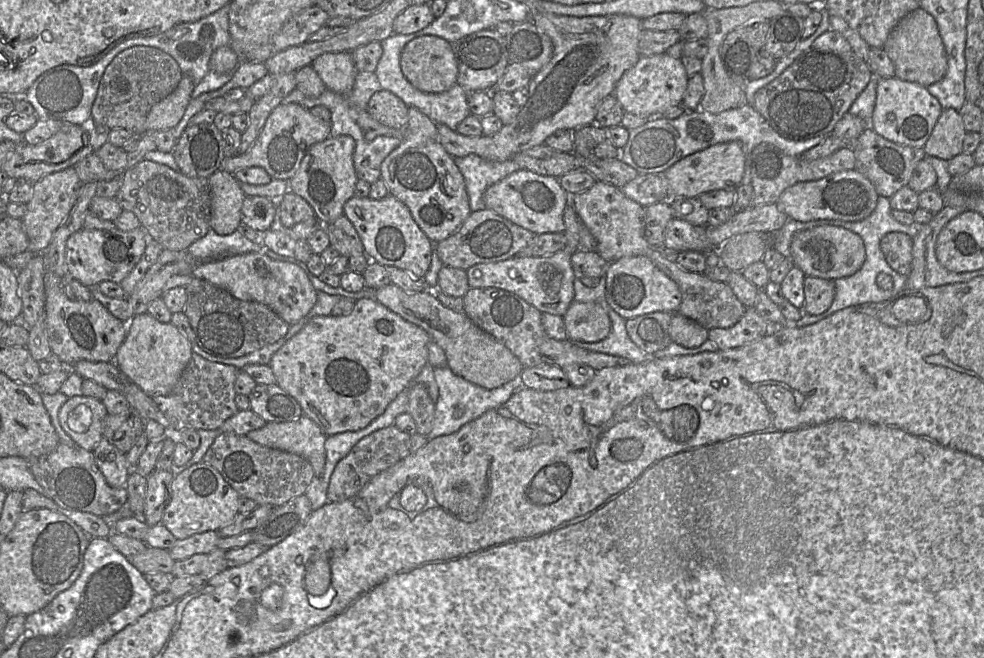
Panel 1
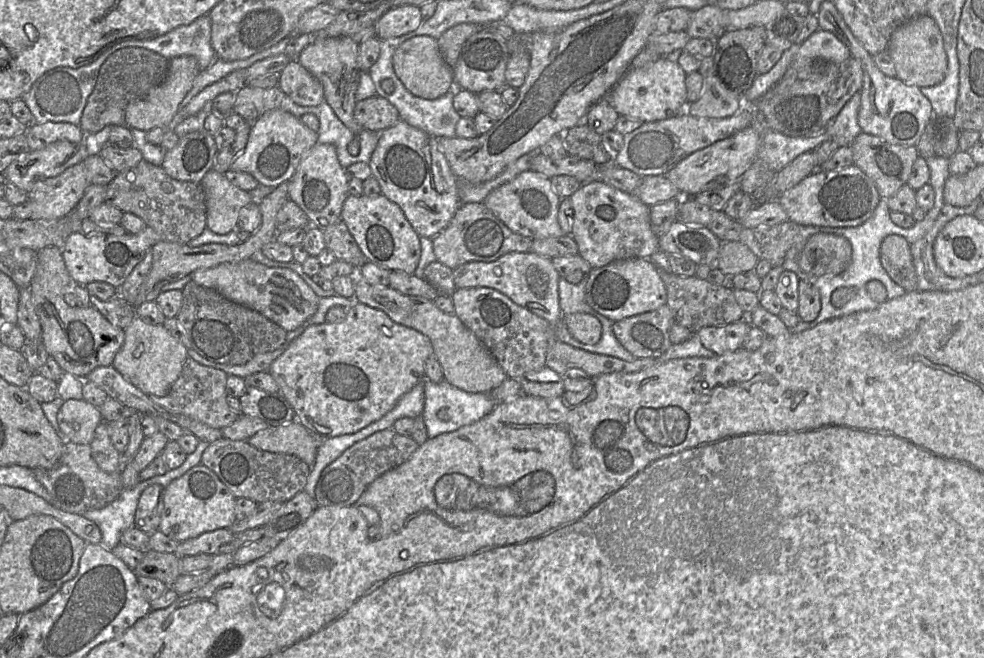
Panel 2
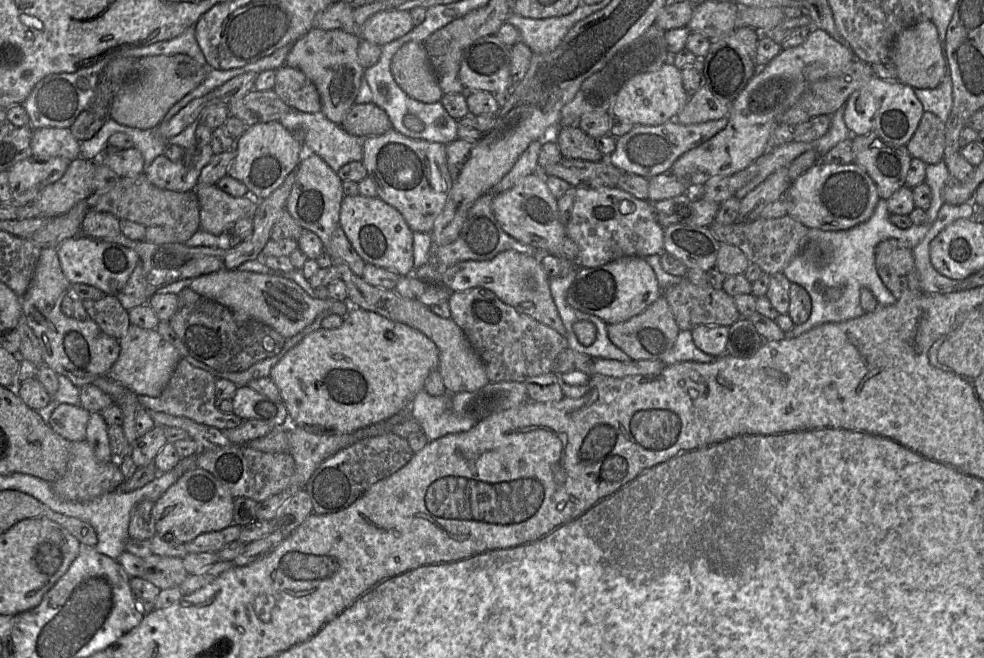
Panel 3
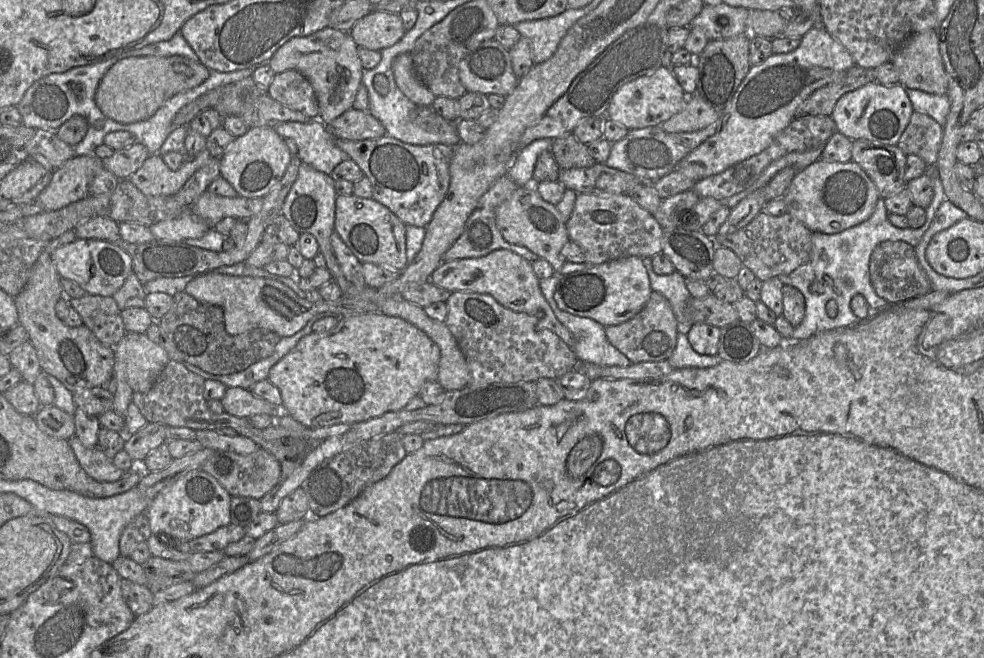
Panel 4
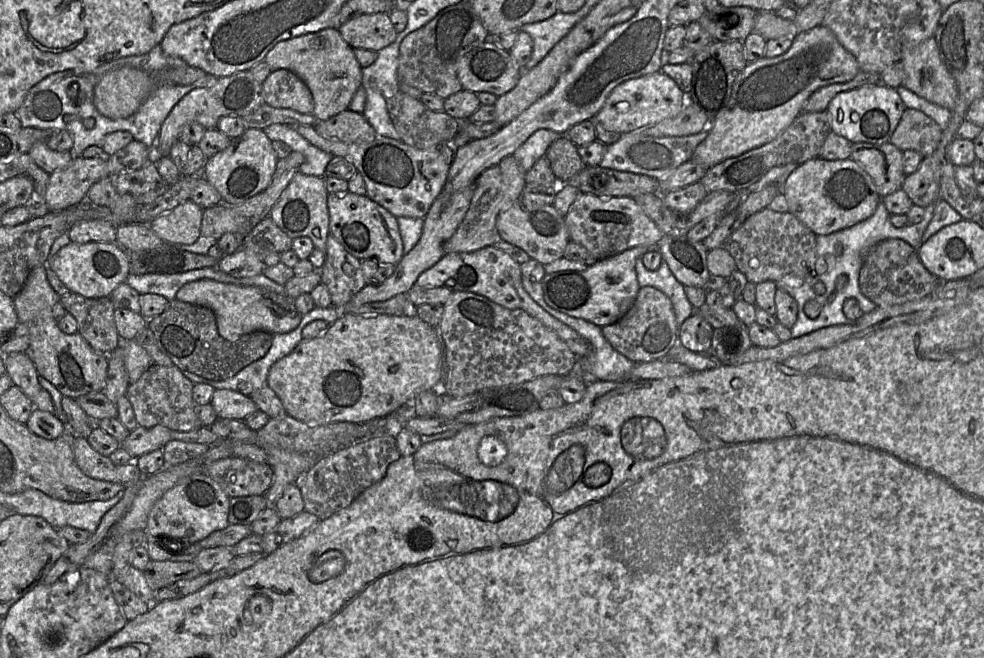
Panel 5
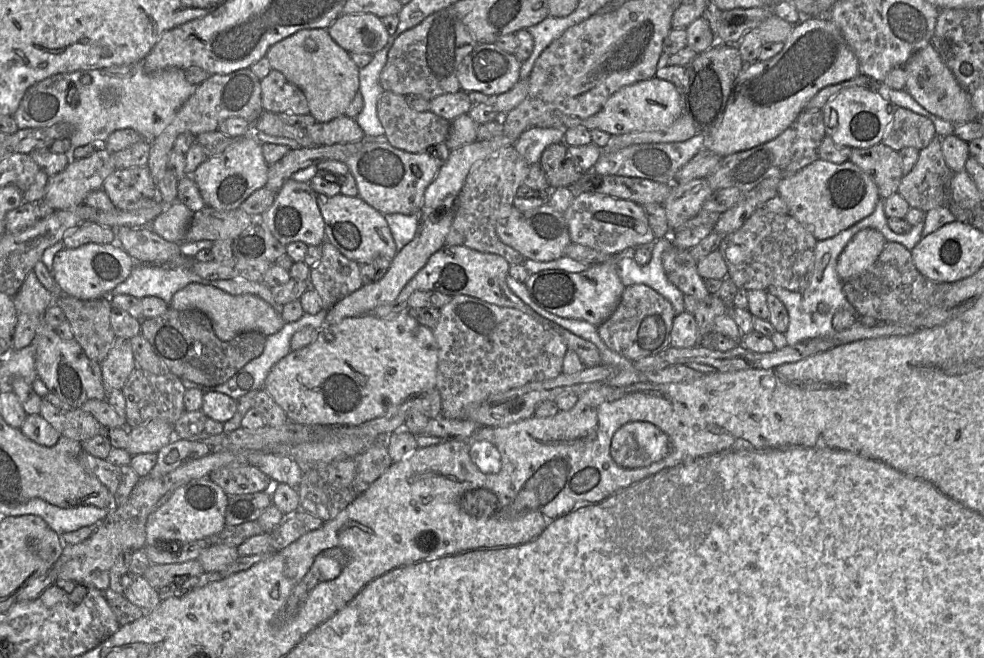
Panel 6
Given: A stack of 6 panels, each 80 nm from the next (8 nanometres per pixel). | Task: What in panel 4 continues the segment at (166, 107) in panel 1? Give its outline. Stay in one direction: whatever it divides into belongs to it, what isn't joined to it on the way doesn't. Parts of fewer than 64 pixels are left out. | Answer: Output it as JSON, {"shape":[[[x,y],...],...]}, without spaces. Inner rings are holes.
{"shape":[[[180,55],[143,58],[122,56],[105,69],[97,85],[95,99],[89,99],[74,115],[85,117],[88,124],[96,129],[103,126],[102,115],[123,124],[143,121],[154,115],[175,94],[201,84],[209,73],[209,69],[198,60]]]}

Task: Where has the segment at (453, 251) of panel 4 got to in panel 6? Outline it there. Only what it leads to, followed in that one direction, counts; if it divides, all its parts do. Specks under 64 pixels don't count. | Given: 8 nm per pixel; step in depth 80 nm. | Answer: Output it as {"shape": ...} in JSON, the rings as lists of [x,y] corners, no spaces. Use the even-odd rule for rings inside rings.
{"shape":[[[508,146],[495,156],[475,165],[454,203],[454,221],[447,235],[446,245],[463,246],[482,253],[497,254],[510,265],[522,265],[526,259],[498,238],[496,225],[504,211],[508,211],[513,206],[515,195],[529,168],[530,165],[514,146]]]}

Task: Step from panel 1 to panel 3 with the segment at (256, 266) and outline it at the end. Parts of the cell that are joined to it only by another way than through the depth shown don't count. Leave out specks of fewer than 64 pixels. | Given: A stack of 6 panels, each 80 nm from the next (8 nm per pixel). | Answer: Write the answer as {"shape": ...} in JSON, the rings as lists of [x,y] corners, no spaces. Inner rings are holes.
{"shape":[[[237,268],[223,269],[194,278],[189,287],[196,293],[228,307],[238,323],[260,321],[275,329],[285,339],[295,336],[310,325],[319,314],[329,309],[330,301],[335,301],[314,298],[294,279],[273,271],[261,274]]]}

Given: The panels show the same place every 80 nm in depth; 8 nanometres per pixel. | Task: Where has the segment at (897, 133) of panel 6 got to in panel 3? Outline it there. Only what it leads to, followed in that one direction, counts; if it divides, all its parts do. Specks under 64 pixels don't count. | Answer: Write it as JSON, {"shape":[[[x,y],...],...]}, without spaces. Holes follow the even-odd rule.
{"shape":[[[924,111],[906,148],[912,158],[918,158],[927,165],[939,163],[944,158],[945,123],[933,113]]]}

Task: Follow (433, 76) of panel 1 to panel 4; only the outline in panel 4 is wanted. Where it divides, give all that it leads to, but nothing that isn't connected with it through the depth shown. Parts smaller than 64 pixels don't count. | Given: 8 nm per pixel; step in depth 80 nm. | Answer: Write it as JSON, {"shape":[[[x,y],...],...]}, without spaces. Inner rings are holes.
{"shape":[[[410,52],[395,57],[392,63],[394,79],[399,90],[418,107],[431,107],[435,96],[416,75]]]}

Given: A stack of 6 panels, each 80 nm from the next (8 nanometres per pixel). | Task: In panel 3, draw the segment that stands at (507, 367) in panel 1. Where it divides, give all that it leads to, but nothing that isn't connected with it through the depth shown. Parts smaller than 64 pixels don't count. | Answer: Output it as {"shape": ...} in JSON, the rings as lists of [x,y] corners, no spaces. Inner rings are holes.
{"shape":[[[334,261],[346,285],[347,302],[352,308],[375,312],[392,321],[415,328],[428,337],[439,350],[438,371],[448,394],[476,391],[489,382],[484,364],[475,352],[459,326],[450,318],[434,314],[430,307],[411,299],[399,296],[394,290],[387,290],[368,284],[362,277],[355,275],[342,261]]]}

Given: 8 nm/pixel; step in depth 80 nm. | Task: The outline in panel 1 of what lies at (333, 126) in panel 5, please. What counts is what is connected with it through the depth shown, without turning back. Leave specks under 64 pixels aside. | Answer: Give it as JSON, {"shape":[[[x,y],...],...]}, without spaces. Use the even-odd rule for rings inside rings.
{"shape":[[[380,89],[370,98],[366,111],[380,123],[389,127],[405,128],[409,120],[409,107],[398,96]]]}

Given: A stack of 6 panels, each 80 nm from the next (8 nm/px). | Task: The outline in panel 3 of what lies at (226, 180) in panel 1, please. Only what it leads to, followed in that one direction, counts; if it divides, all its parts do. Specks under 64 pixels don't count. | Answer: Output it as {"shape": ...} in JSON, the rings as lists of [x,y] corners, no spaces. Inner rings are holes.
{"shape":[[[197,184],[195,187],[200,205],[201,229],[220,235],[237,220],[254,217],[258,201],[252,196],[234,197],[221,190],[217,184]]]}

